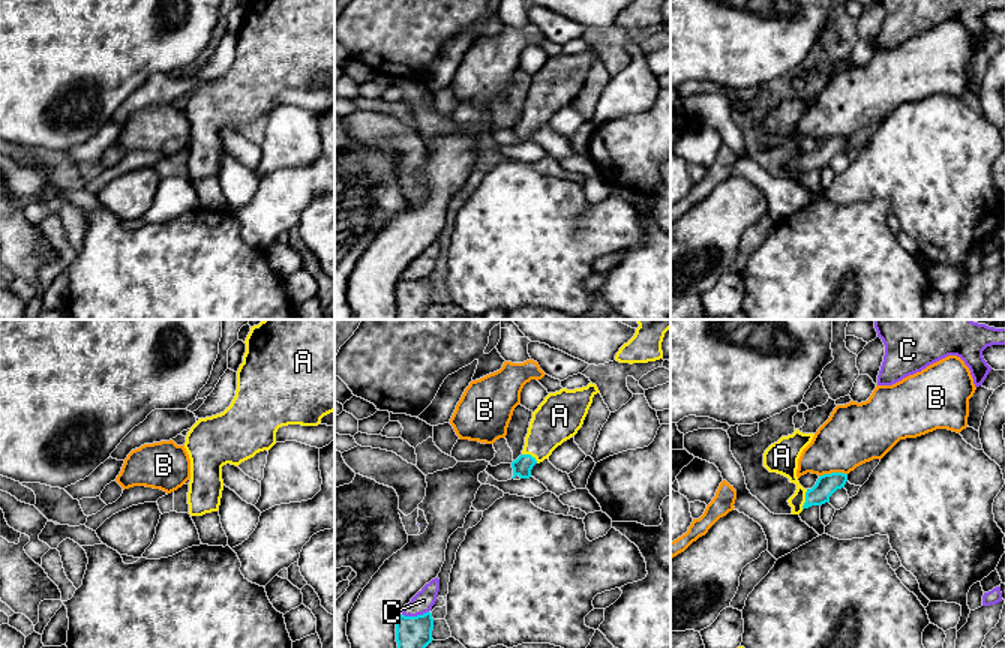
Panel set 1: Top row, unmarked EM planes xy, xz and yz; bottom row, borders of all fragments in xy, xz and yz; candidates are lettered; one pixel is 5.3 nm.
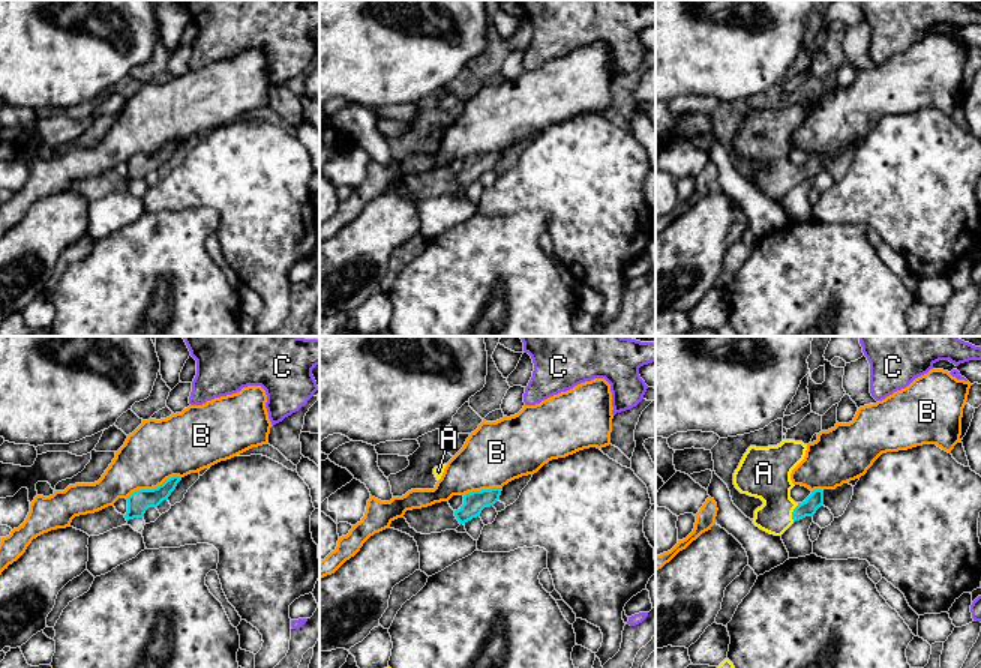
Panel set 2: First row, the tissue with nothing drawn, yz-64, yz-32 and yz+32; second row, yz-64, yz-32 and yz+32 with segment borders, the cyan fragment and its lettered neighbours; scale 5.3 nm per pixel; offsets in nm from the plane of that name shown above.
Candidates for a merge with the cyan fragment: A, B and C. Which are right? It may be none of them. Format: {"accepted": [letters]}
{"accepted": ["A"]}

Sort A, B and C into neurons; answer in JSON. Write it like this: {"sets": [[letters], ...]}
{"sets": [["A"], ["B"], ["C"]]}

